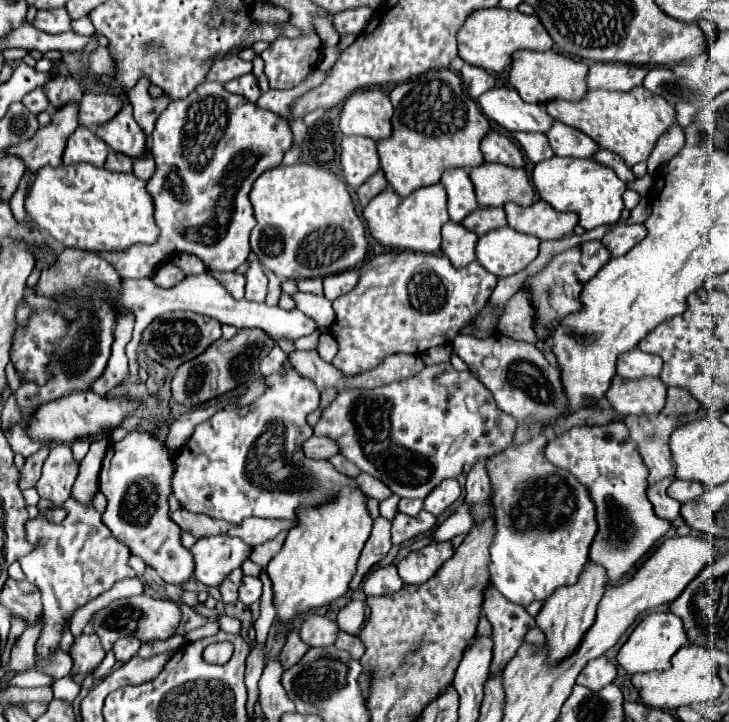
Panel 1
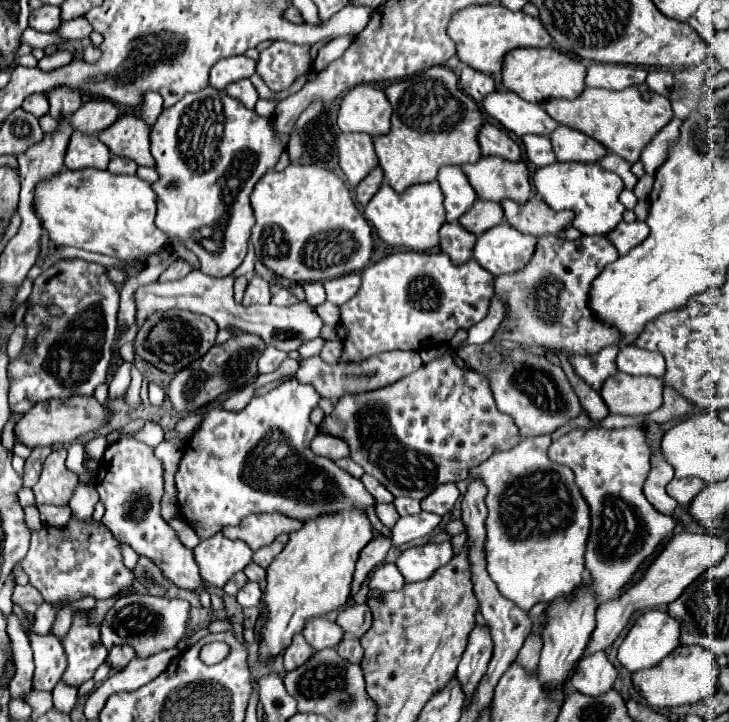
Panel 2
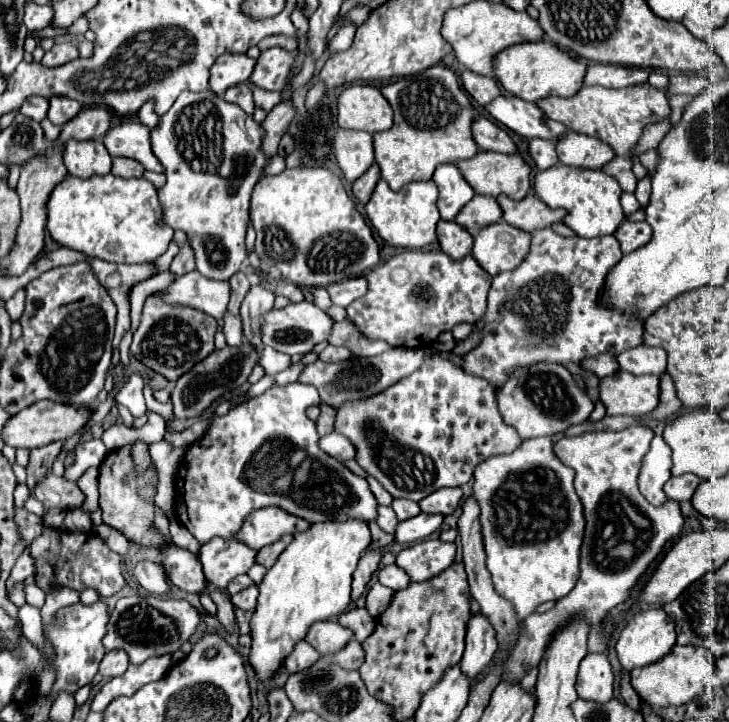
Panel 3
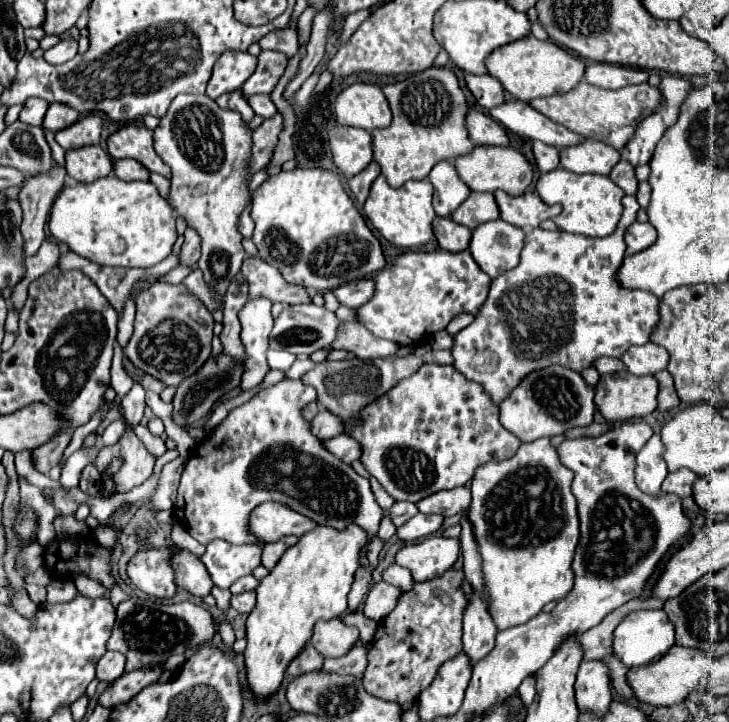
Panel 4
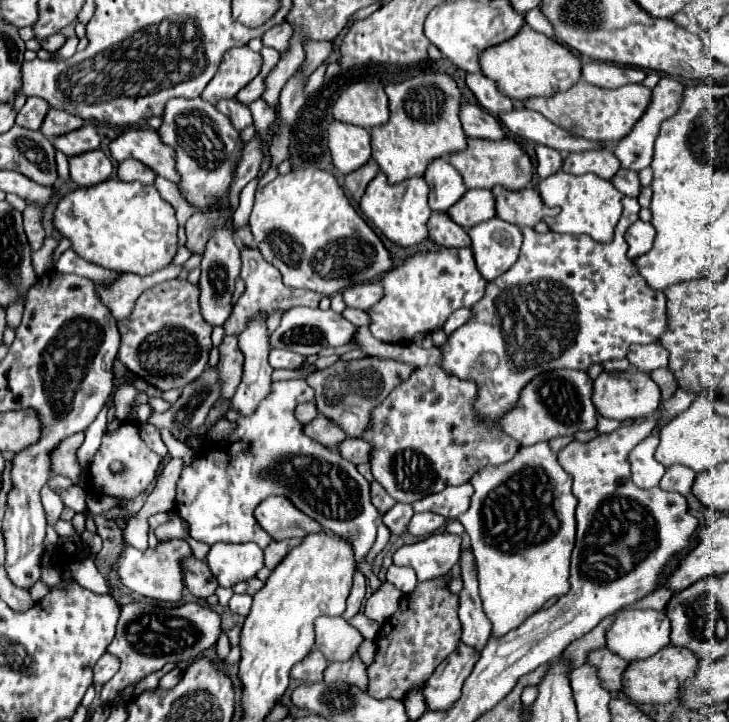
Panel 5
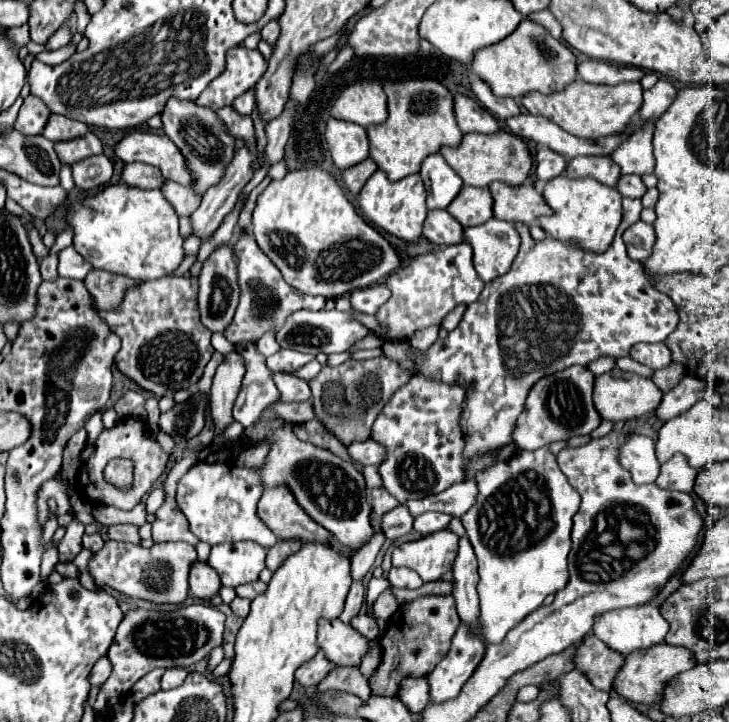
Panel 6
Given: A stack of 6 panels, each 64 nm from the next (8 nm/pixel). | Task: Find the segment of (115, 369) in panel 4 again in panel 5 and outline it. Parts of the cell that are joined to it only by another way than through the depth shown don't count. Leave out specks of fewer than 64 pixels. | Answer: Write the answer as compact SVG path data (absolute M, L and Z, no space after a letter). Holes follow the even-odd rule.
M118 382L116 384L116 392L114 392L114 404L116 404L116 416L120 420L126 420L128 410L134 402L136 396L136 388L130 382Z

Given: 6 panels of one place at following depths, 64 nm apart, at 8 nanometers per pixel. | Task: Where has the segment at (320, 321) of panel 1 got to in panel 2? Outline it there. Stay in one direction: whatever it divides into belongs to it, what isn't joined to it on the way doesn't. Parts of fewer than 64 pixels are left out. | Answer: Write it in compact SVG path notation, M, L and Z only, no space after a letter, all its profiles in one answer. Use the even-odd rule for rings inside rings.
M330 302L314 306L314 312L318 312L322 316L322 322L328 326L336 326L340 322L340 310L338 310L338 306L334 306Z

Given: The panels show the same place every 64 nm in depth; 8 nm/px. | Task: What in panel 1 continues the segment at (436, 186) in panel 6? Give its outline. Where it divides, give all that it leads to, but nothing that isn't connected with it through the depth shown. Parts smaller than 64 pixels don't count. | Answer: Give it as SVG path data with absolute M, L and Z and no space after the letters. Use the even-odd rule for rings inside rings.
M450 168L442 174L442 184L448 192L448 214L452 222L462 222L470 212L478 208L474 184L468 170Z

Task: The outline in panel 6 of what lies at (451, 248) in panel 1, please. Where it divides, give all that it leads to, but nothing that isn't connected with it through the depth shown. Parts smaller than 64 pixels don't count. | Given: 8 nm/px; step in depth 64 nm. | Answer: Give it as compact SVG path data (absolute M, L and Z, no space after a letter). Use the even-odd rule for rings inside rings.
M430 210L424 222L424 236L434 244L460 244L464 242L464 228L446 210Z

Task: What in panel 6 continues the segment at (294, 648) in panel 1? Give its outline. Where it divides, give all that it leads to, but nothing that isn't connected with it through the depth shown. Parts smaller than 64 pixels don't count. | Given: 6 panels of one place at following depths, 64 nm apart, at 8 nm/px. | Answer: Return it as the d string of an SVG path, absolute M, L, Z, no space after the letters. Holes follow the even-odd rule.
M318 652L312 660L308 660L306 664L302 664L296 670L296 680L302 686L316 686L330 670L334 668L334 664L330 664L330 660L326 660L326 656L322 652Z

